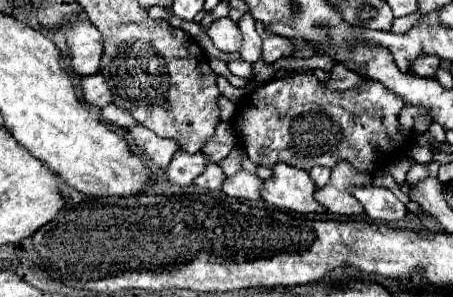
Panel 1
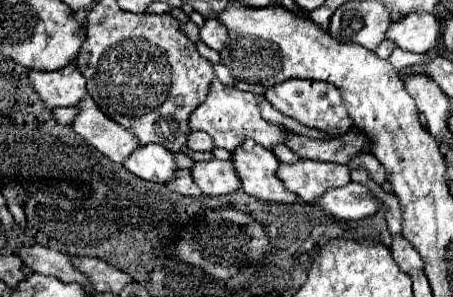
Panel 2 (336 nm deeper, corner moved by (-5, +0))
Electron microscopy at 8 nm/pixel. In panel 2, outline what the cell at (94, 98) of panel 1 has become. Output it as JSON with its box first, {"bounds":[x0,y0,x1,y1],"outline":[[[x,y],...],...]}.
{"bounds":[29,64,87,108],"outline":[[[75,64],[55,70],[55,72],[31,70],[29,78],[31,78],[31,86],[39,92],[47,108],[77,106],[87,94],[85,90],[87,80]]]}

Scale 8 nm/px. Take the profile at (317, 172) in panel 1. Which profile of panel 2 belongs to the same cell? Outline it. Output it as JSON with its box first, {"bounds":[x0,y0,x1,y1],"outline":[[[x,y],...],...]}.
{"bounds":[273,146,301,164],"outline":[[[277,146],[277,150],[273,150],[273,154],[279,158],[279,162],[285,162],[285,164],[295,164],[299,162],[301,158],[287,146]]]}

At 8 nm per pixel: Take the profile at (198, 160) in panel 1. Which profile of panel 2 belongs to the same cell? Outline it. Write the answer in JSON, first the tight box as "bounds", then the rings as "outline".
{"bounds":[123,144,177,184],"outline":[[[147,144],[147,146],[139,146],[137,152],[133,152],[123,166],[147,180],[147,182],[159,182],[159,184],[169,184],[175,178],[177,172],[177,164],[173,160],[173,154],[169,154],[169,150],[165,150],[159,144]]]}

